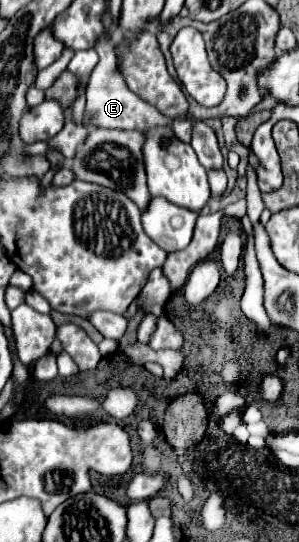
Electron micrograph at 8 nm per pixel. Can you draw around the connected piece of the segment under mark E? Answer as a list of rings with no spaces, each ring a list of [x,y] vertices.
[[[105,33],[99,37],[99,43],[95,45],[95,51],[99,55],[99,63],[93,69],[93,75],[89,77],[87,85],[87,115],[91,115],[93,129],[137,129],[137,131],[147,131],[151,127],[163,127],[163,125],[173,125],[173,119],[165,117],[159,113],[153,105],[141,101],[129,87],[125,85],[121,73],[117,71],[117,59],[115,59],[115,41],[107,39]]]

